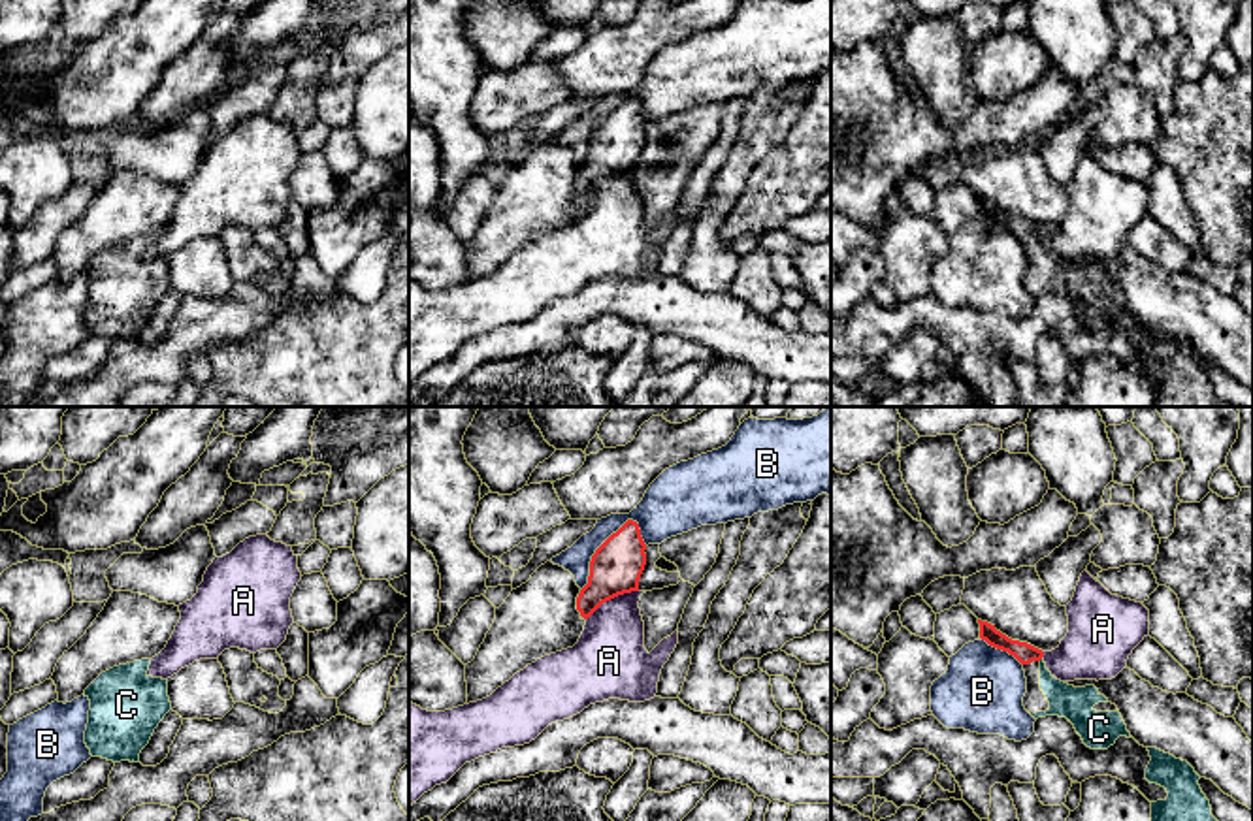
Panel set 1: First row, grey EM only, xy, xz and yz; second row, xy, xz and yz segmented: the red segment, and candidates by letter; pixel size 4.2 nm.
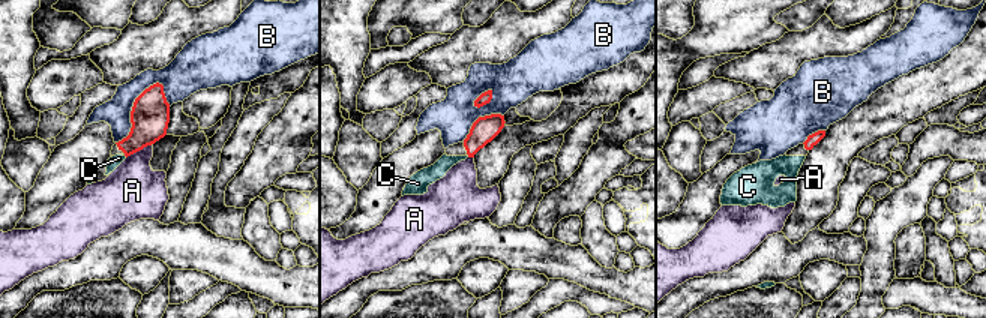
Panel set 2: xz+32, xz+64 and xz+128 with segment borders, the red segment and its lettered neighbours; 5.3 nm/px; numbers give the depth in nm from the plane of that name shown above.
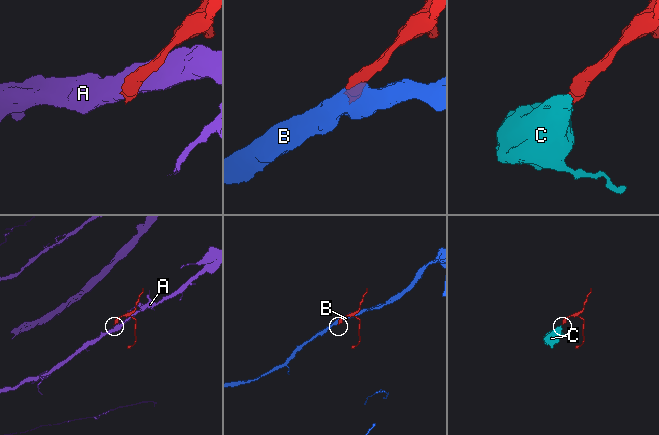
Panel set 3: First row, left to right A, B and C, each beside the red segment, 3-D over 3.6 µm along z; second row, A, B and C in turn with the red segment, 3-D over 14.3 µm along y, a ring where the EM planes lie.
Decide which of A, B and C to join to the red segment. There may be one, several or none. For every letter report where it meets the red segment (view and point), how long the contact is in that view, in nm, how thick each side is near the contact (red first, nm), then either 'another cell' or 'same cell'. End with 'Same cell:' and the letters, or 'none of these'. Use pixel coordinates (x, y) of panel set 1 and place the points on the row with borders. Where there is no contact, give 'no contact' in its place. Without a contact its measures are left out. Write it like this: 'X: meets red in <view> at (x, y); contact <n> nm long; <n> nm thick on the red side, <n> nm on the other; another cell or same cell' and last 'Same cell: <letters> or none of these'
A: meets red in xz at (611, 597); contact 260 nm long; 220 nm thick on the red side, 300 nm on the other; another cell
B: meets red in xz at (596, 550); contact 380 nm long; 220 nm thick on the red side, 120 nm on the other; another cell
C: meets red in yz at (1041, 658); contact 30 nm long; 90 nm thick on the red side, 140 nm on the other; same cell
Same cell: C

